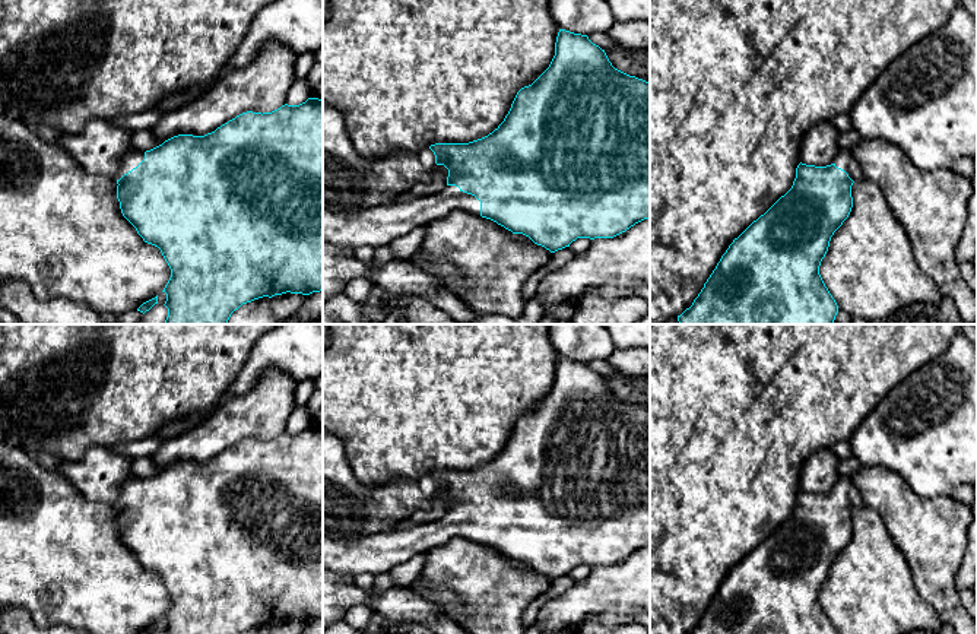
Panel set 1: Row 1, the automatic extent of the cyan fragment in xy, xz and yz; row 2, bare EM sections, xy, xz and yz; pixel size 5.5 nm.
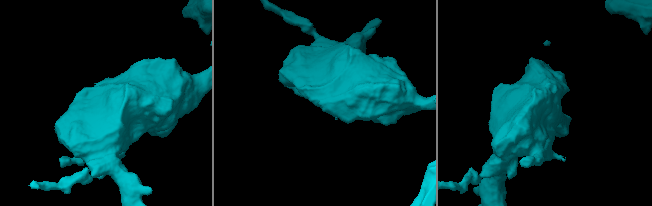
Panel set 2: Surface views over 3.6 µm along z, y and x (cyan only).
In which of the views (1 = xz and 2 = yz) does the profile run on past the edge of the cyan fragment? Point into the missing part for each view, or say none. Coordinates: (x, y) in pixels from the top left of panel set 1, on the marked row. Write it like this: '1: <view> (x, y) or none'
1: xz (377, 227)
2: yz (844, 159)

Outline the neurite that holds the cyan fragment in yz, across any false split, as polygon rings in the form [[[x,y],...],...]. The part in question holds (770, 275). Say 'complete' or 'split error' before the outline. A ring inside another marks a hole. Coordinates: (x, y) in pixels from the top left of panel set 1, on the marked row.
split error; [[[841,149],[827,167],[800,162],[792,188],[733,240],[692,305],[678,316],[679,324],[832,324],[838,305],[819,275],[819,266],[831,237],[851,212],[851,186],[862,178],[862,165],[851,150]]]

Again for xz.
split error; [[[559,29],[549,67],[517,92],[504,121],[492,133],[469,143],[435,143],[429,149],[435,164],[448,169],[444,190],[361,212],[323,209],[323,242],[337,248],[381,248],[416,226],[453,210],[466,210],[555,253],[577,238],[613,238],[650,218],[650,83],[615,69],[605,50],[587,35]]]

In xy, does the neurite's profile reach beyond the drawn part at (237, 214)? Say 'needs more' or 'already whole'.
needs more

